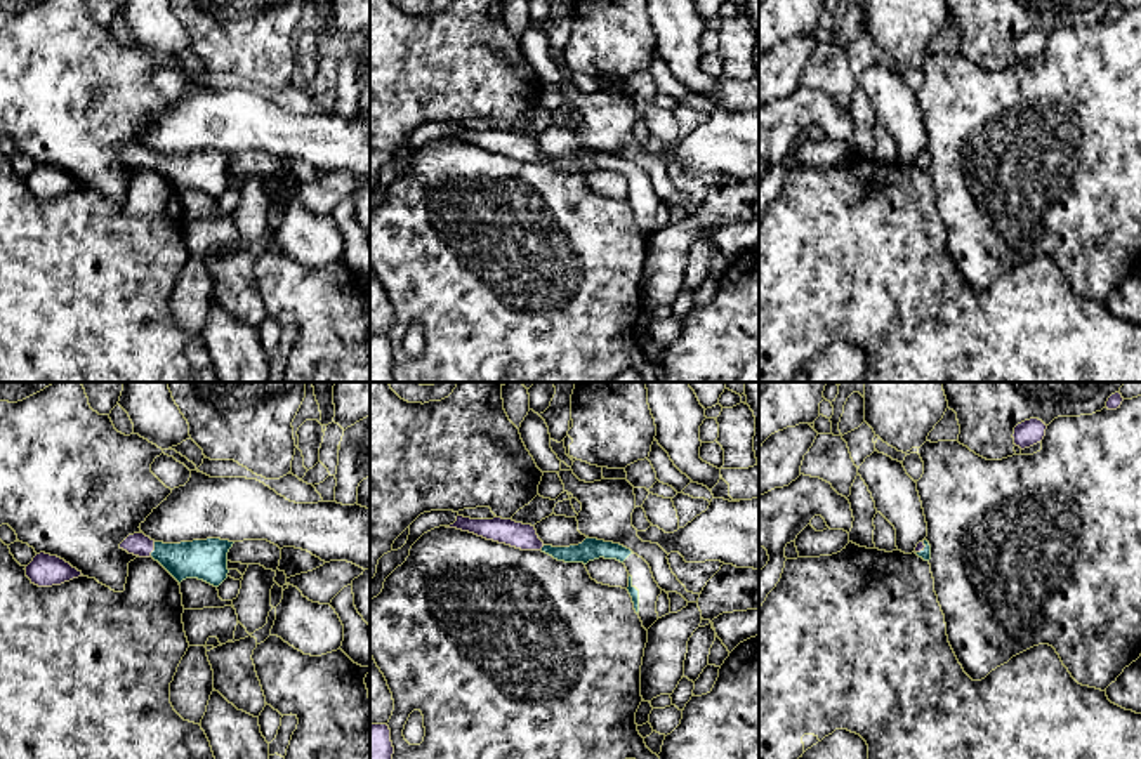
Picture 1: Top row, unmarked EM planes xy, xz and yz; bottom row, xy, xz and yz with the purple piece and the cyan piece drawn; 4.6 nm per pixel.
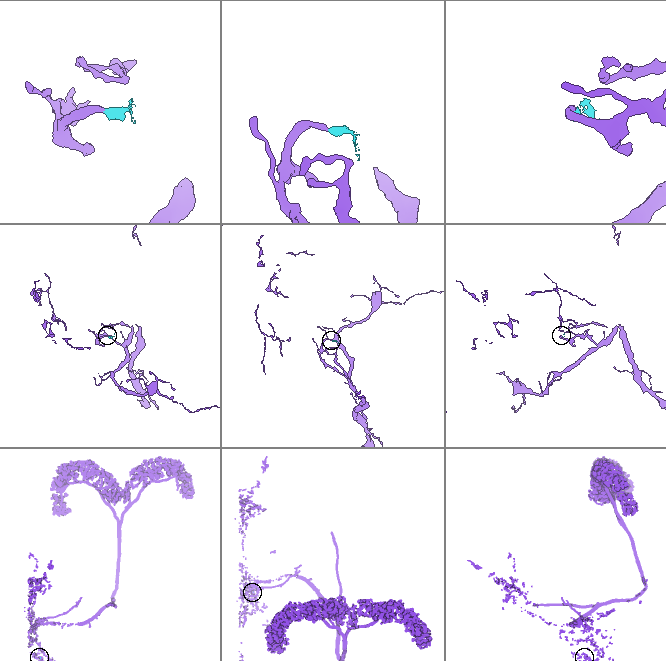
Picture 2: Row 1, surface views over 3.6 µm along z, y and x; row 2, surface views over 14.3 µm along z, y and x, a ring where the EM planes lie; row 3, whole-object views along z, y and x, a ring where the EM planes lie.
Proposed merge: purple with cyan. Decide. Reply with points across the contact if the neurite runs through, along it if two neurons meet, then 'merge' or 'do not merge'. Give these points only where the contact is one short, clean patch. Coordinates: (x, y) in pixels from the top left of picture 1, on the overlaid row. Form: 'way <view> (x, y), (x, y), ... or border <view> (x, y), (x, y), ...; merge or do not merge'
way xy (138, 544), (153, 549), (179, 560), (205, 560); merge

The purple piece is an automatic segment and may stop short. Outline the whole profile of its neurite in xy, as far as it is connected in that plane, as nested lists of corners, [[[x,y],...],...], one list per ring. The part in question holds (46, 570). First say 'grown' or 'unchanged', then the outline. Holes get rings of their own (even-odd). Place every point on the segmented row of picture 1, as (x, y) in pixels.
unchanged; [[[40,552],[24,568],[26,577],[38,587],[52,587],[83,577],[82,571],[57,556]]]

